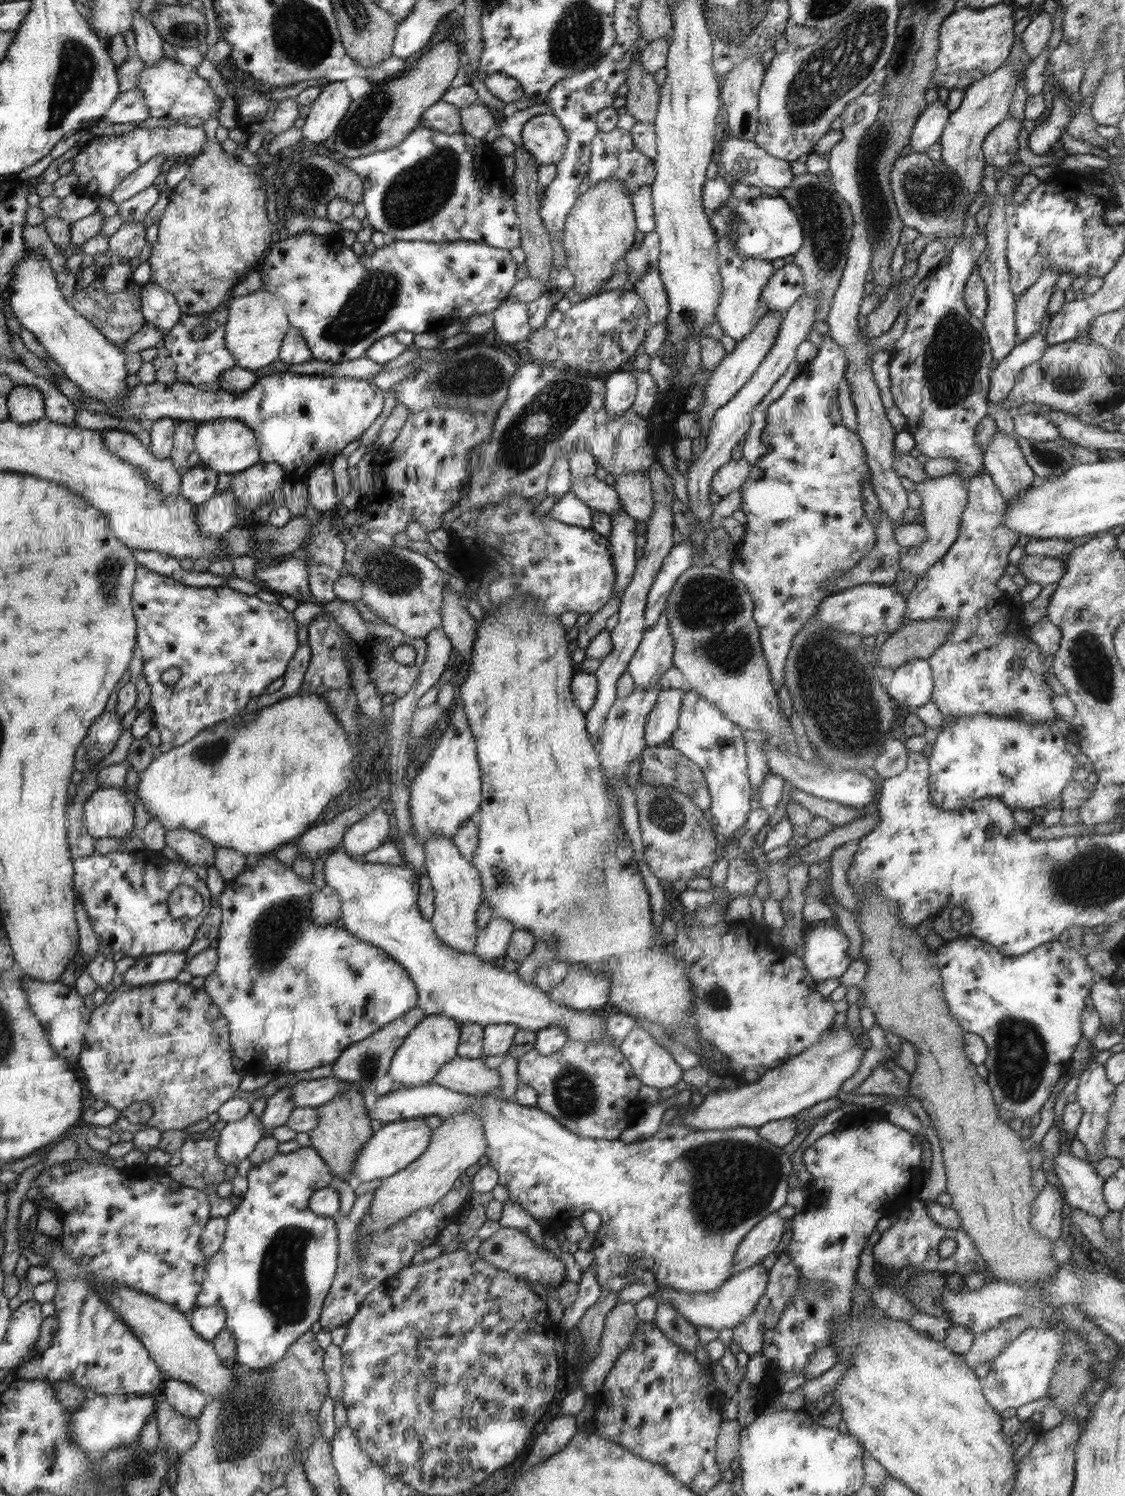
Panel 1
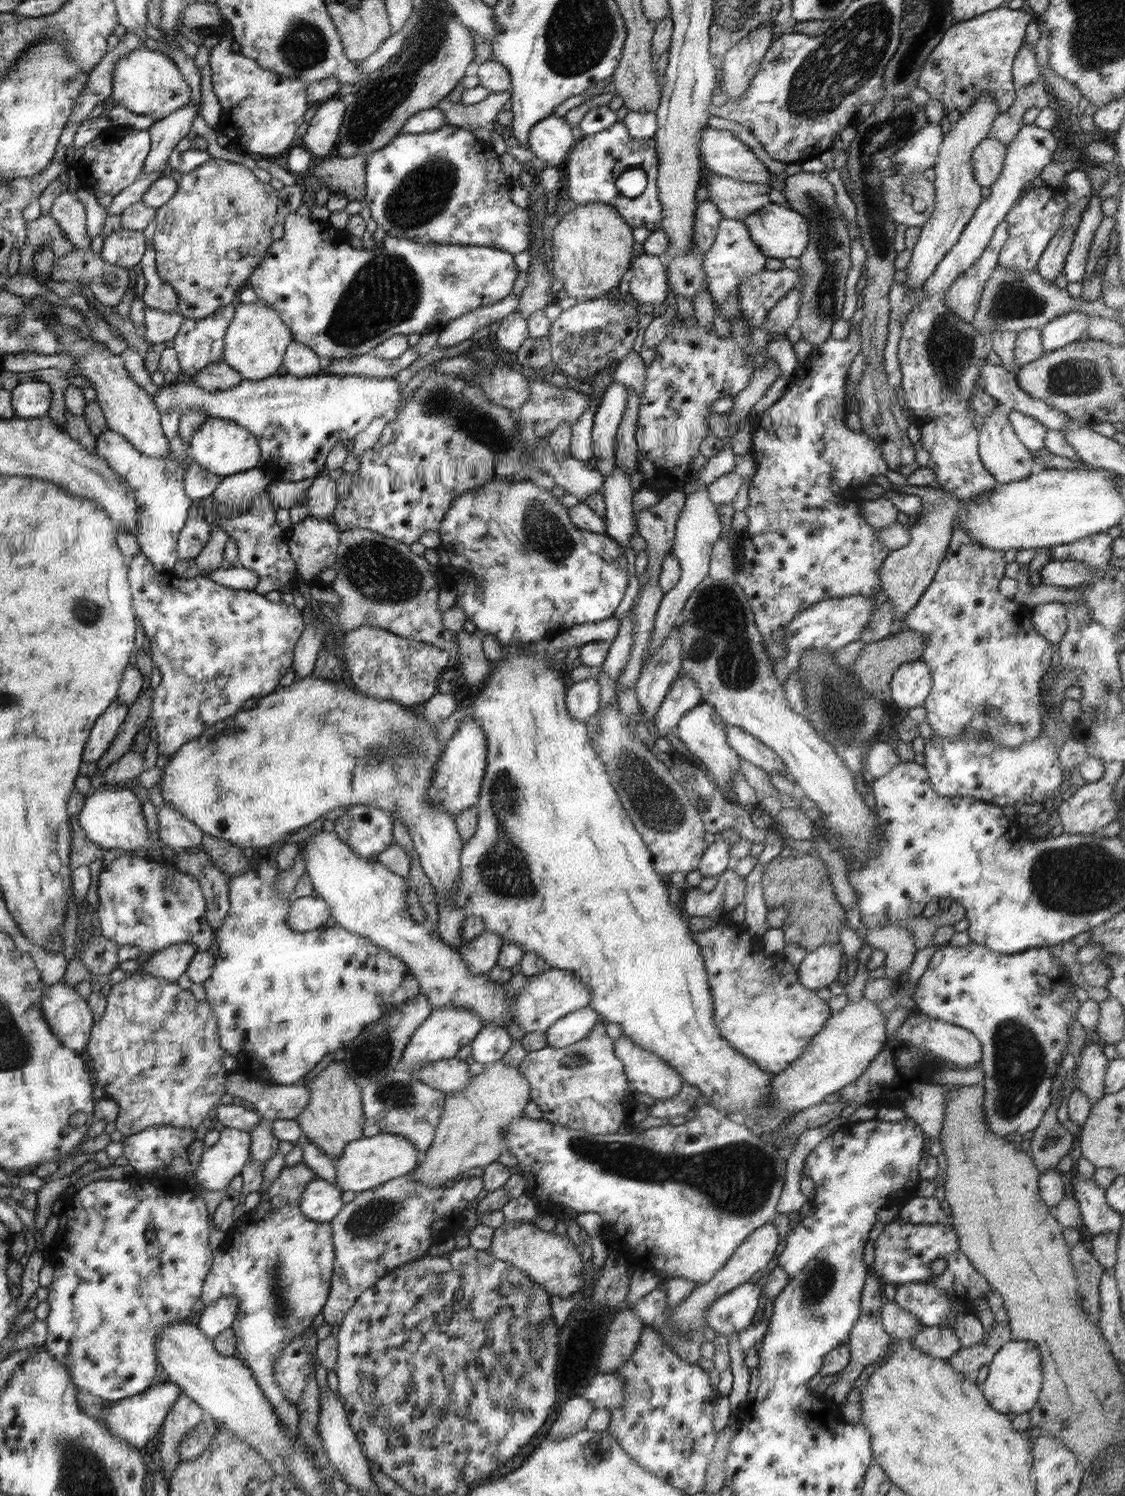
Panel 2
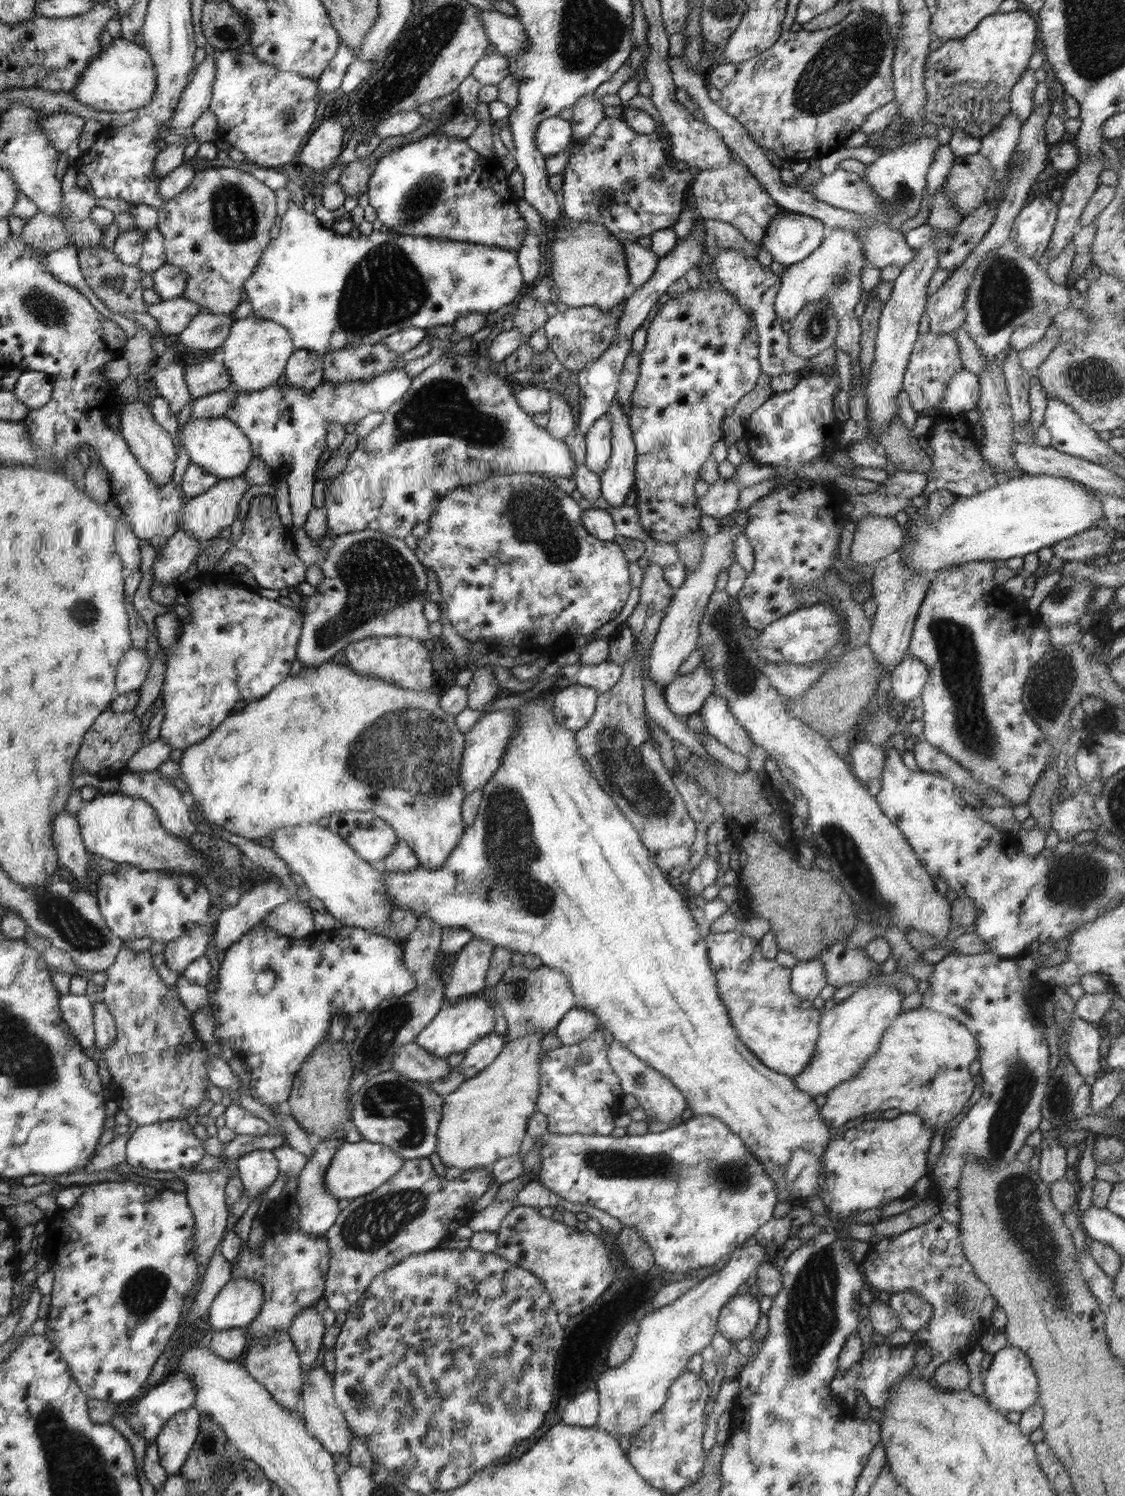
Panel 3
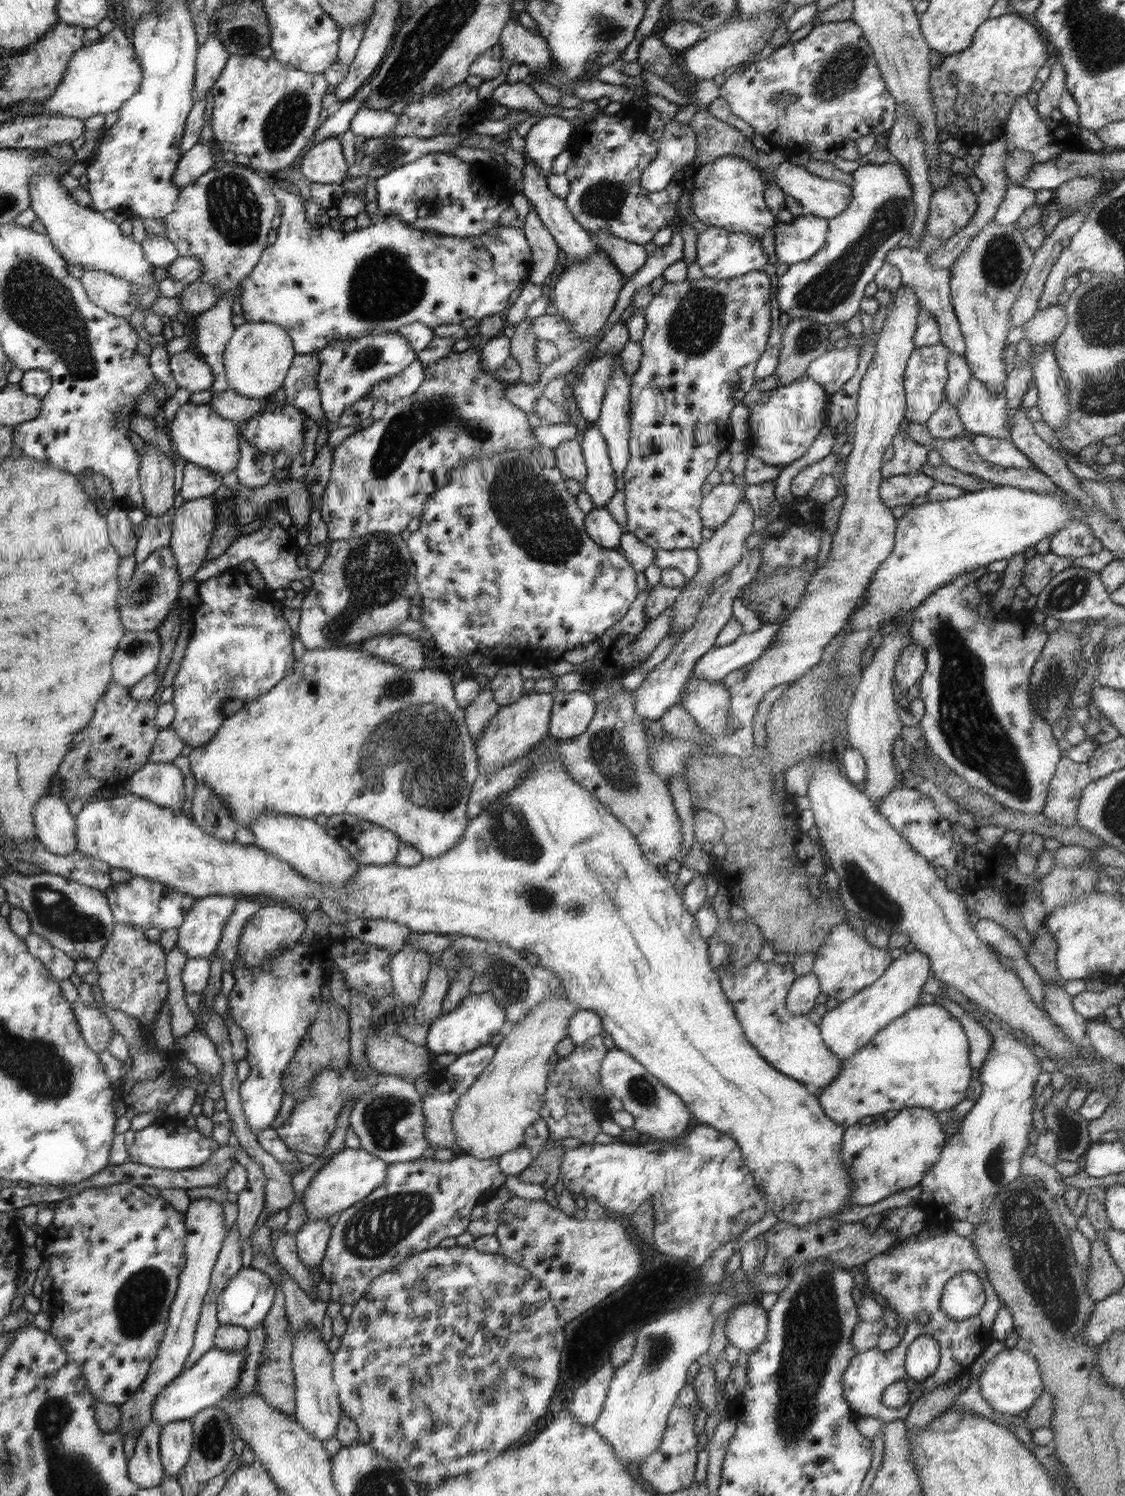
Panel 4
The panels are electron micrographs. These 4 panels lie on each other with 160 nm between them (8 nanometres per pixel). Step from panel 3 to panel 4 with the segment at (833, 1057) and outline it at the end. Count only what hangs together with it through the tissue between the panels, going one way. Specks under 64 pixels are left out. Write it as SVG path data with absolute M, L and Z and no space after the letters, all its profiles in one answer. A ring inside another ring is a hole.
M918 950L902 953L890 963L886 972L874 984L826 1011L820 1020L819 1029L830 1052L842 1061L854 1056L863 1046L870 1044L882 1028L886 1028L910 1008L920 1005L922 987L930 978L930 970L930 961L925 954Z

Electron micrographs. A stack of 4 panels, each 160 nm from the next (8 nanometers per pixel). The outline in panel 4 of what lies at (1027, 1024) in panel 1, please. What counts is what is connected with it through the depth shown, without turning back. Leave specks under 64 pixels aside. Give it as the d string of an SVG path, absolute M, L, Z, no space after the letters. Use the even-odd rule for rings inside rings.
M973 1004L972 1012L968 1012L972 1018L975 1018L980 1024L983 1024L986 1027L986 1030L990 1033L992 1037L992 1046L984 1059L984 1064L979 1068L980 1076L979 1080L982 1086L982 1092L980 1097L976 1099L976 1103L973 1105L972 1109L963 1117L960 1121L960 1132L952 1138L946 1138L946 1142L943 1144L943 1150L940 1153L938 1162L935 1162L935 1165L931 1167L929 1171L923 1176L920 1186L922 1187L922 1192L920 1193L920 1198L915 1202L914 1206L920 1208L920 1210L926 1214L926 1222L929 1227L942 1227L944 1229L949 1228L950 1224L954 1220L967 1220L970 1224L981 1225L985 1221L985 1202L992 1201L991 1198L1007 1184L1014 1182L1020 1176L1021 1169L1021 1158L1025 1153L1025 1150L1030 1145L1028 1140L1028 1134L1032 1131L1033 1127L1033 1110L1035 1109L1035 1084L1037 1084L1038 1075L1043 1071L1038 1063L1038 1058L1034 1055L1032 1048L1028 1046L1022 1040L1016 1039L1016 1036L1012 1033L1012 1027L1007 1022L1002 1022L1001 1018L995 1017L992 1013L985 1011L982 1007L979 1007L976 1004Z

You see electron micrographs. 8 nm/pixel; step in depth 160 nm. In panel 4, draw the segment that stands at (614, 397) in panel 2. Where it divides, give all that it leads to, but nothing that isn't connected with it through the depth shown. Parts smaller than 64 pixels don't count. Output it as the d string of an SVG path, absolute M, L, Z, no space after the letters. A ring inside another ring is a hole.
M594 424L585 431L579 438L587 466L583 490L591 496L595 508L604 508L617 491L616 476L600 429Z

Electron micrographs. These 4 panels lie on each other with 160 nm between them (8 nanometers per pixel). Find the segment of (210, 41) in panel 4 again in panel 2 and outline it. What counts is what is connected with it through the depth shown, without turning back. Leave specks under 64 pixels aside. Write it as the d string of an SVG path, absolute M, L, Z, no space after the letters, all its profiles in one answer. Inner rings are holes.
M189 102L177 112L169 114L160 121L154 121L147 129L151 136L152 152L145 158L143 173L156 173L160 168L168 168L170 153L175 146L187 137L196 118L196 107Z

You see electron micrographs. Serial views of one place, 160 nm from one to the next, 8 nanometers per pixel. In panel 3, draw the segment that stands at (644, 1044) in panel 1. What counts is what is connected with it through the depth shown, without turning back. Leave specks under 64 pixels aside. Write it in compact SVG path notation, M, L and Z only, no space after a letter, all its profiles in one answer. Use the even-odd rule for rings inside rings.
M609 1039L607 1059L620 1079L623 1095L633 1094L640 1100L640 1107L646 1111L648 1123L653 1122L652 1118L654 1117L656 1122L670 1122L678 1118L689 1105L682 1091L677 1086L674 1086L674 1083L669 1078L664 1077L655 1068L648 1066L645 1060L632 1054L620 1041Z

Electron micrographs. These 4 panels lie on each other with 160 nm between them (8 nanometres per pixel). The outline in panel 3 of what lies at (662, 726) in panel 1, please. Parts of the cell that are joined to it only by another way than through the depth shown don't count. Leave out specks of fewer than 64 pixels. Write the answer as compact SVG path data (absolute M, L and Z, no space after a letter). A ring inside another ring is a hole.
M699 665L693 672L680 675L663 687L670 710L680 716L698 713L704 701L713 694L711 670Z

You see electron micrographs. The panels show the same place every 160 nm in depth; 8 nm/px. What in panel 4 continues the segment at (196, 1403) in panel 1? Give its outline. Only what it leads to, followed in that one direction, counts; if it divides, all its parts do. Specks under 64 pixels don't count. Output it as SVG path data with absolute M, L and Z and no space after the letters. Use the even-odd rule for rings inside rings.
M176 1421L161 1428L159 1455L164 1473L176 1478L188 1465L192 1456L192 1424L188 1421Z

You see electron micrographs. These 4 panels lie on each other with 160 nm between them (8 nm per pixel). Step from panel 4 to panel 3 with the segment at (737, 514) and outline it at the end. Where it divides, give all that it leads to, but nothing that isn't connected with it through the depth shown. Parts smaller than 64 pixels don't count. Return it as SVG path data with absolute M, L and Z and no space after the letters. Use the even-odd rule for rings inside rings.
M732 521L718 534L707 538L703 544L703 557L699 567L687 575L682 586L675 589L649 651L647 673L658 686L665 687L670 684L679 674L680 665L697 649L700 621L707 602L710 600L710 595L716 590L716 577L721 570L728 570L728 567L735 561L733 540L743 532L744 530Z

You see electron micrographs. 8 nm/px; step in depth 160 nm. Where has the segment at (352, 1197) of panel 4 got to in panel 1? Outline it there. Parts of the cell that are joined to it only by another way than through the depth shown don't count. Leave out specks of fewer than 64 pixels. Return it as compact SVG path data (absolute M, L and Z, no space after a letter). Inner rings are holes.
M421 1117L415 1119L402 1119L392 1123L382 1124L380 1130L374 1133L370 1141L367 1142L353 1165L354 1176L352 1183L370 1182L371 1180L385 1179L394 1176L398 1171L403 1171L410 1166L418 1157L422 1157L426 1149L429 1148L433 1139L433 1130L429 1124Z

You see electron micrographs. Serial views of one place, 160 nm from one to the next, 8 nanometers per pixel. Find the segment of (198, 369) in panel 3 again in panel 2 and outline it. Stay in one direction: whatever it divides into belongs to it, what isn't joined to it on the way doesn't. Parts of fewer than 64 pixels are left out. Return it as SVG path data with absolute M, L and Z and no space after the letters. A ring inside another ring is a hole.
M222 360L204 368L192 382L206 392L220 392L241 385L242 375Z

